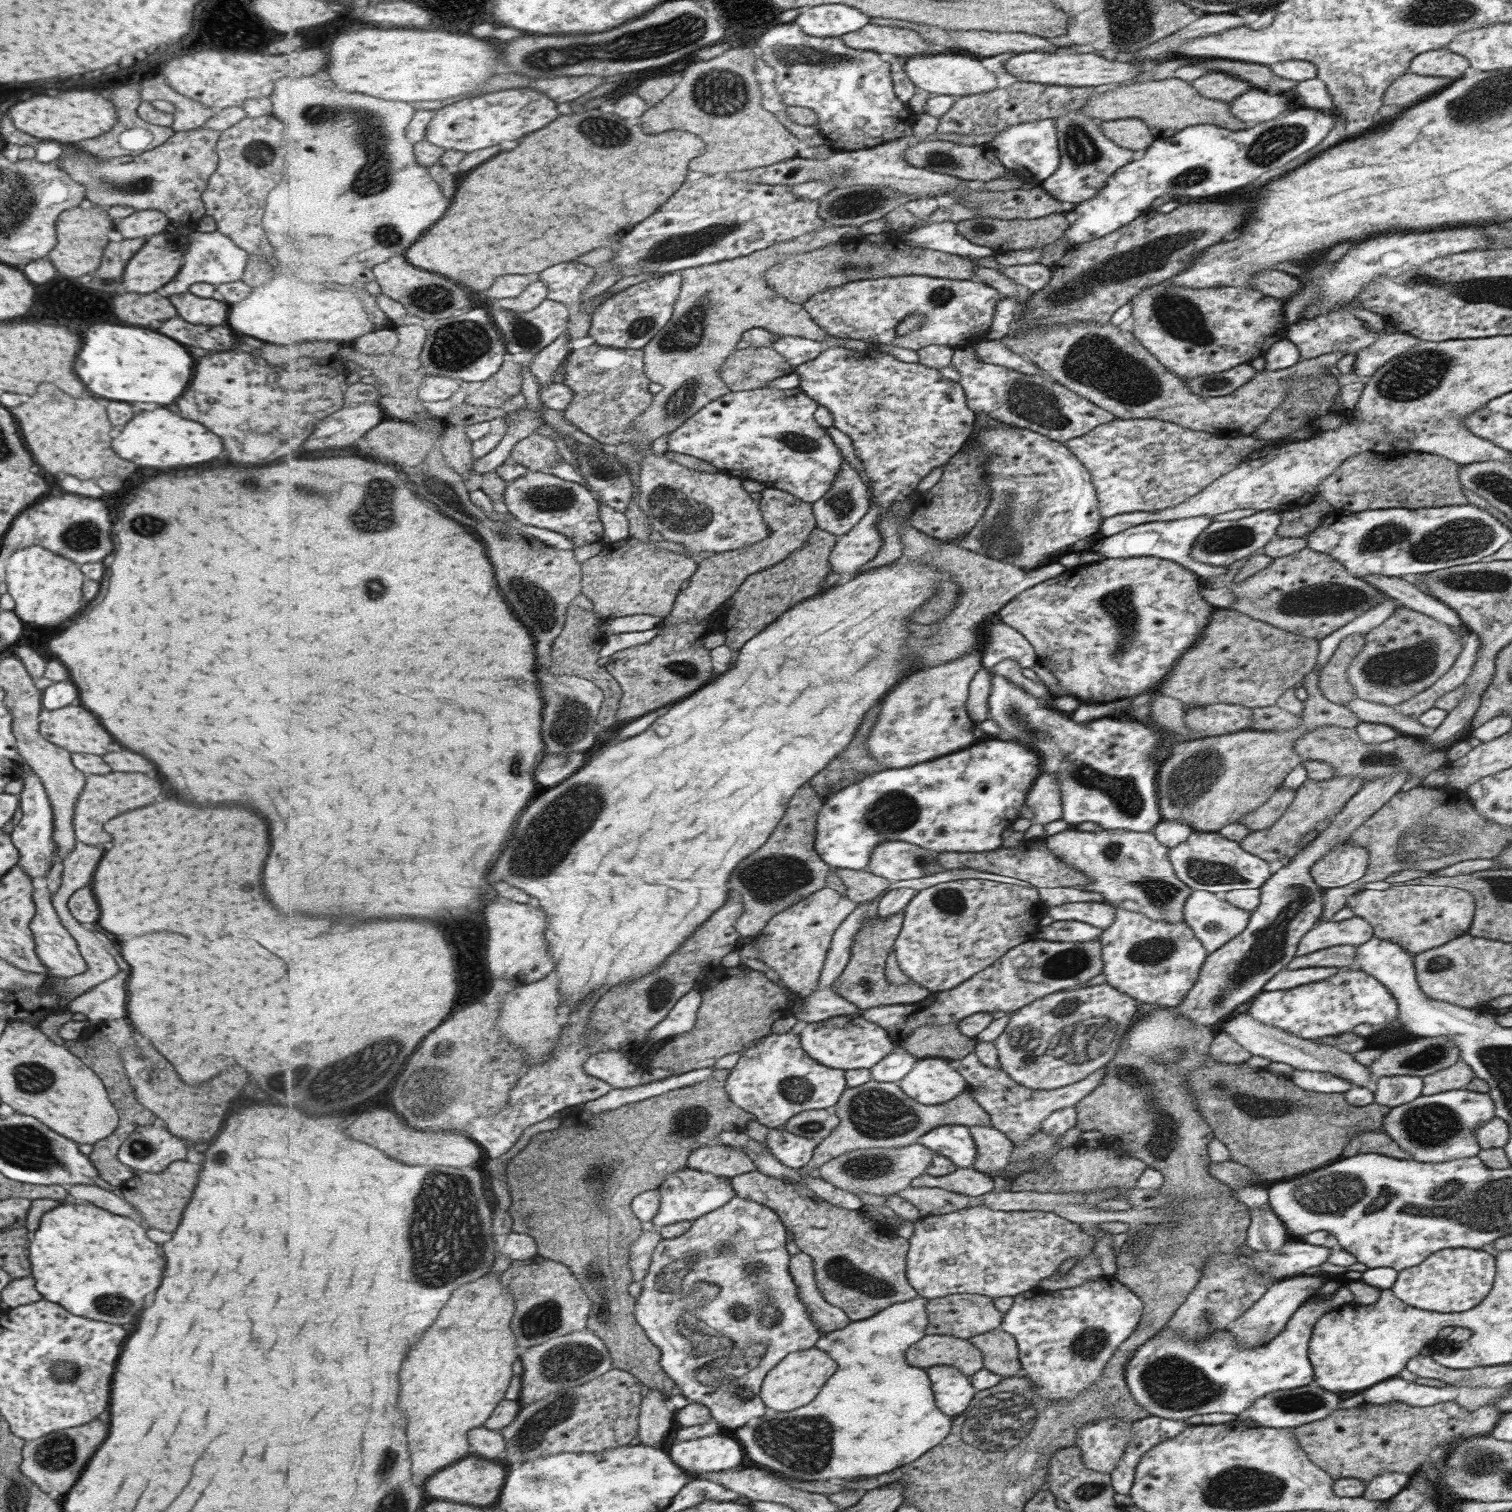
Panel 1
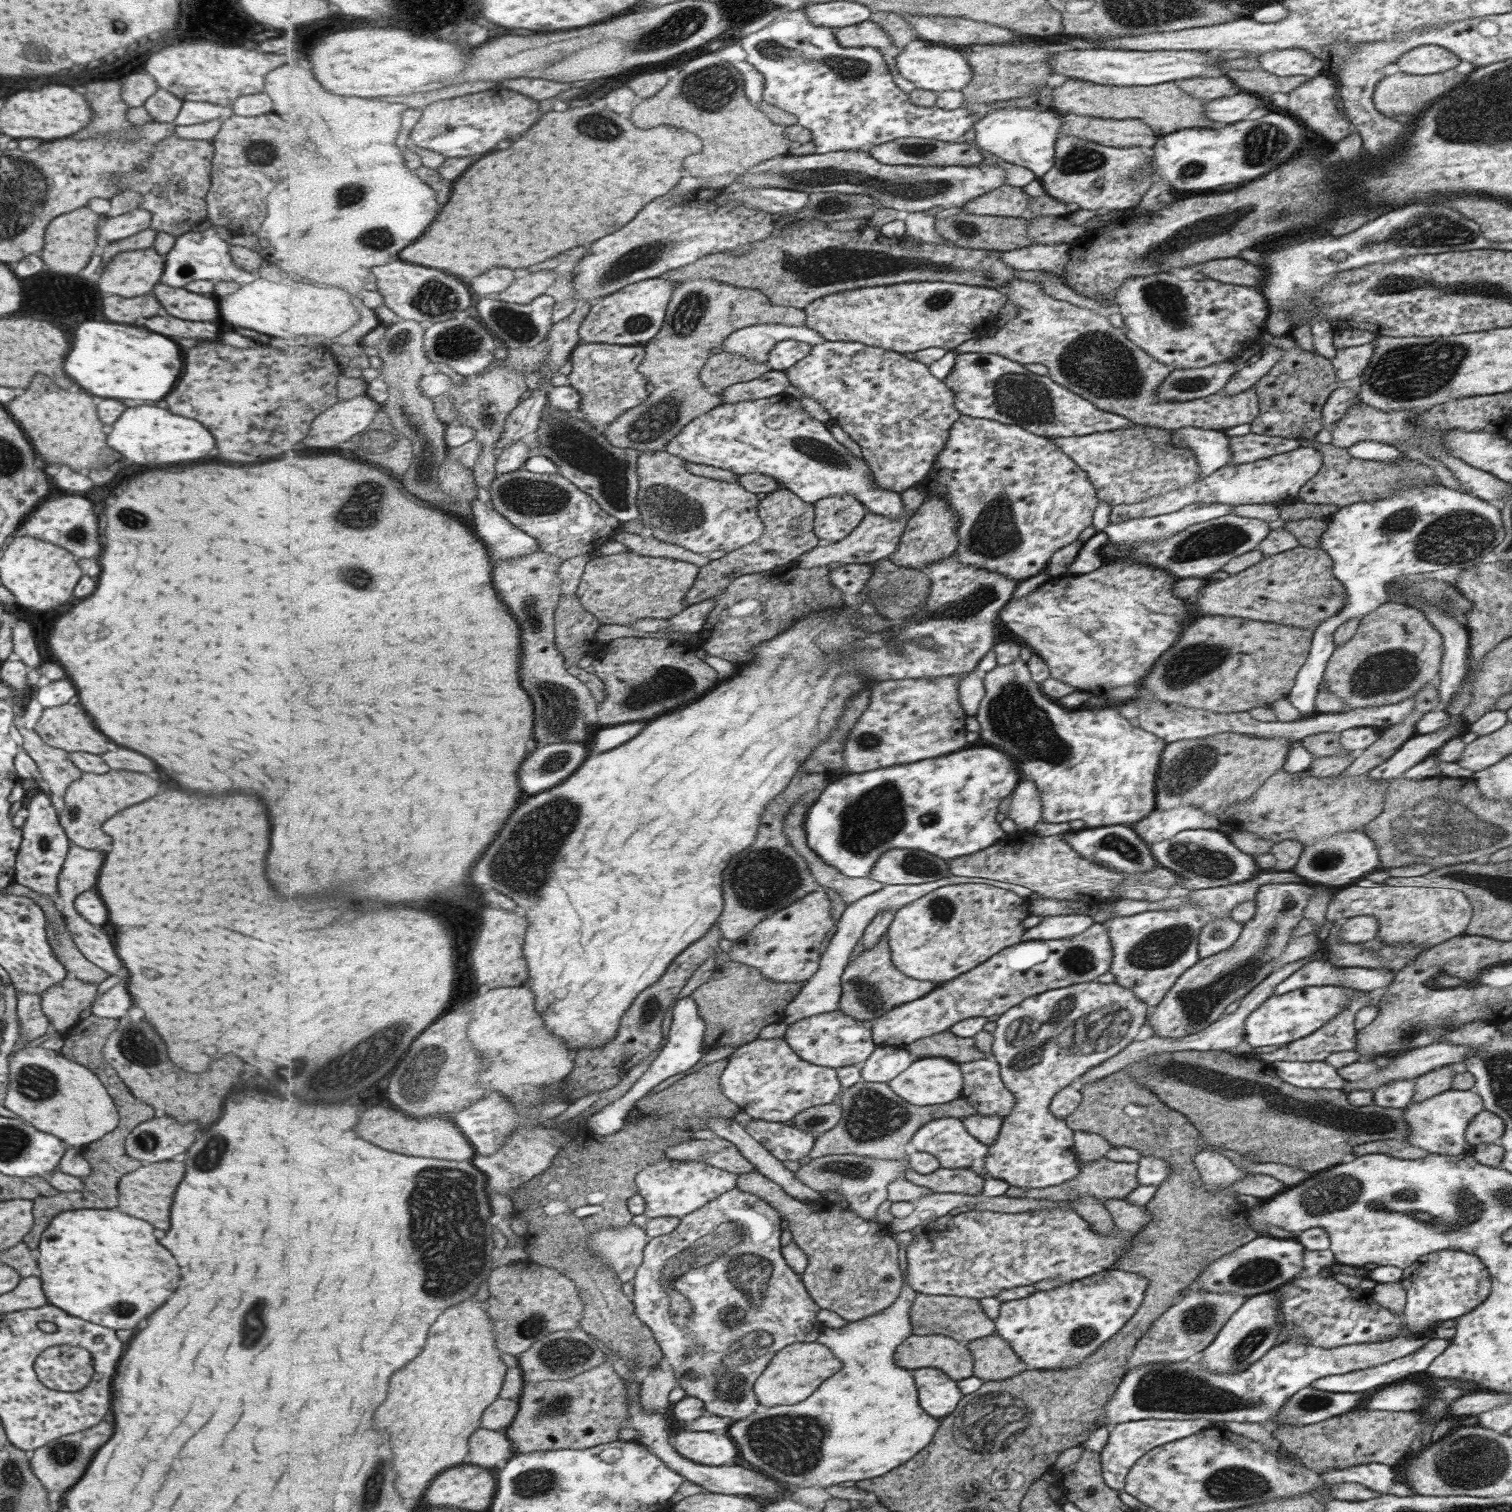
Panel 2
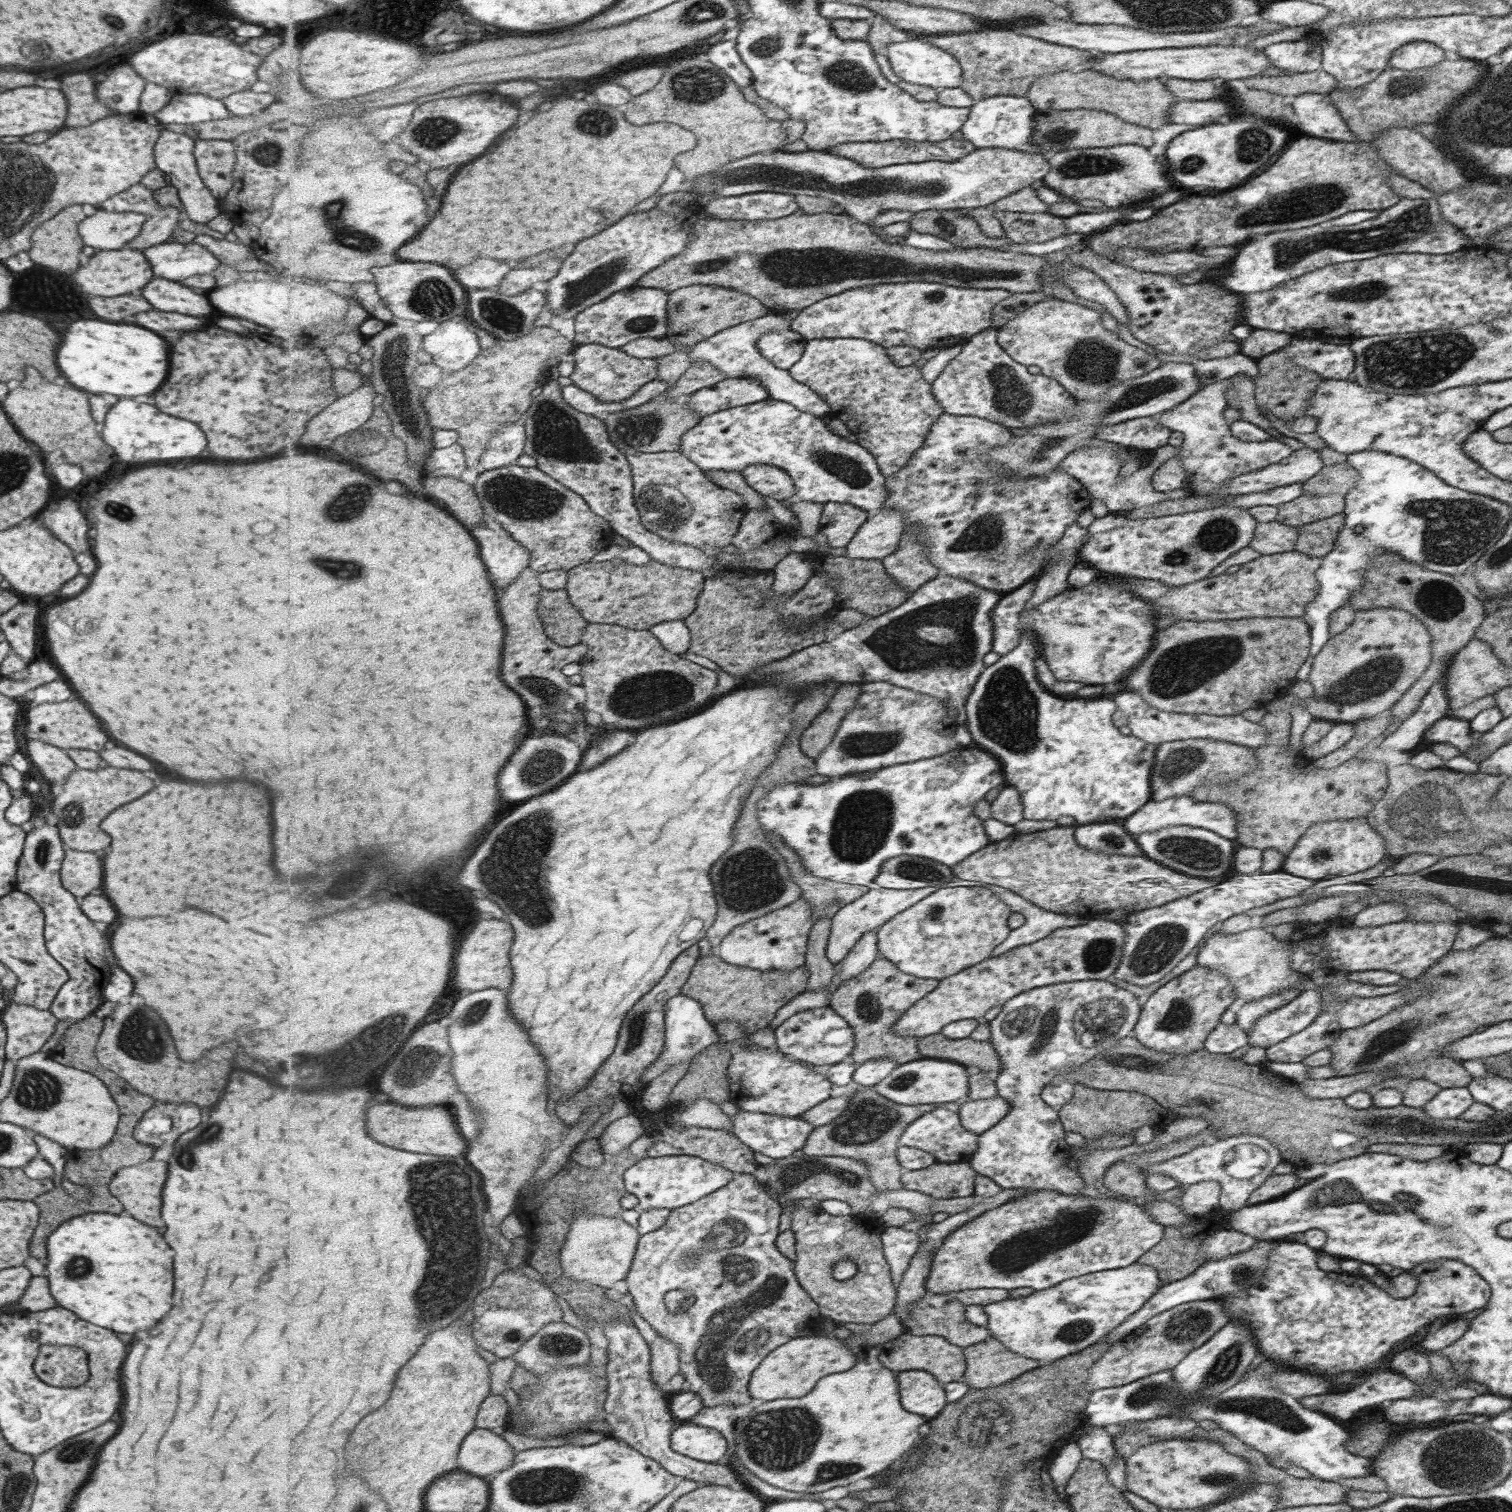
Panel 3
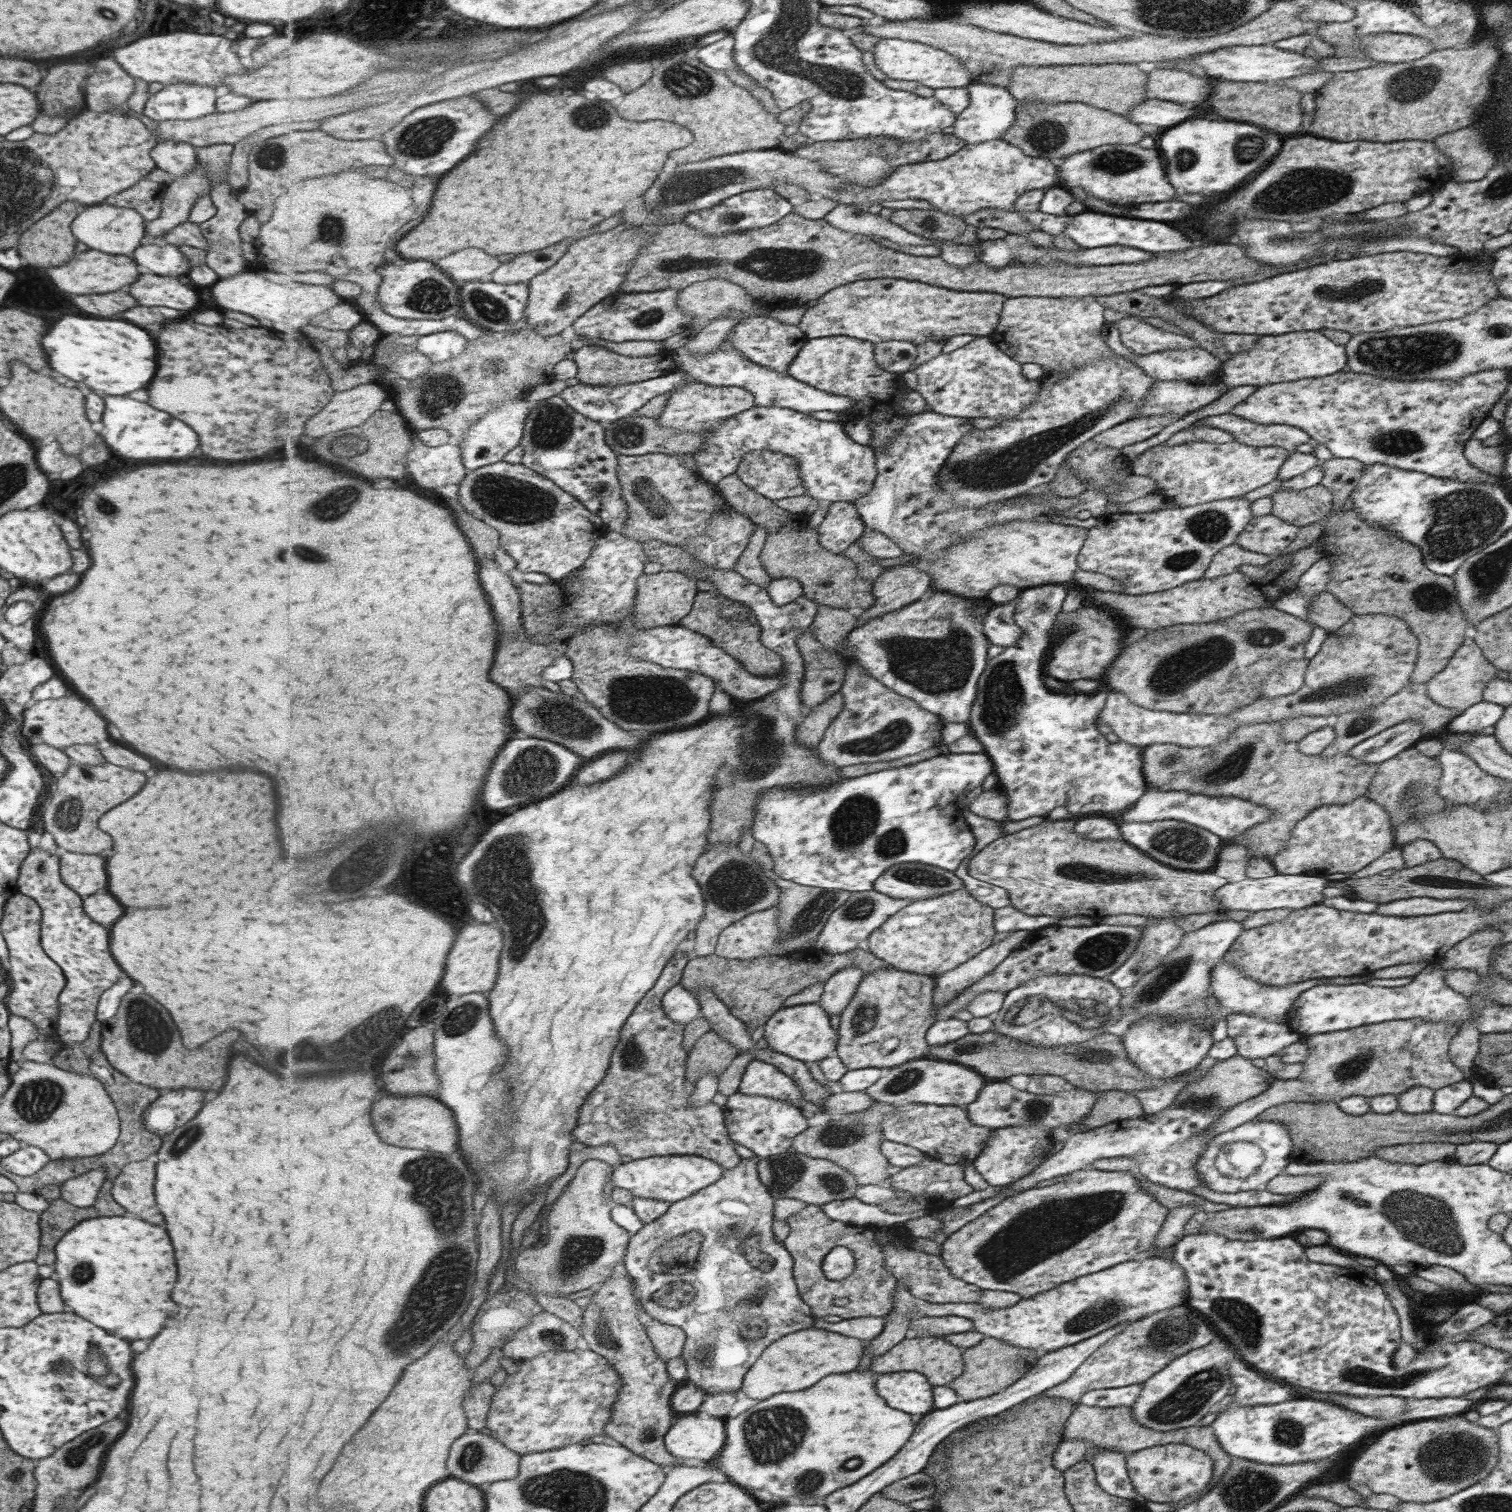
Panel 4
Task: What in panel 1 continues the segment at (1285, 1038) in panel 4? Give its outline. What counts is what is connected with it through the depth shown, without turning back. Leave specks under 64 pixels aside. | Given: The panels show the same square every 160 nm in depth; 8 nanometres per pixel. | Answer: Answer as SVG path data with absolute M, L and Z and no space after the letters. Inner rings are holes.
M1303 967L1295 970L1283 969L1276 972L1267 983L1264 984L1265 991L1287 990L1295 987L1301 987L1307 983L1316 983L1323 979L1329 979L1341 971L1346 971L1349 967L1335 968L1327 967Z

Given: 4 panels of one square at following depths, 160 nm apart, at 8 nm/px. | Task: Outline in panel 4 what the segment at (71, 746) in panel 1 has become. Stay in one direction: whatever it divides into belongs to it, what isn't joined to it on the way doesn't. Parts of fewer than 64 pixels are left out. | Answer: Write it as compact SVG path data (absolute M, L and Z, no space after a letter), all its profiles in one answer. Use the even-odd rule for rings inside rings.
M59 698L59 700L41 700L37 703L30 703L22 712L22 716L23 725L20 734L27 737L39 737L43 744L53 748L63 749L73 744L97 744L101 740L107 740L105 720L99 718L89 704L77 698Z

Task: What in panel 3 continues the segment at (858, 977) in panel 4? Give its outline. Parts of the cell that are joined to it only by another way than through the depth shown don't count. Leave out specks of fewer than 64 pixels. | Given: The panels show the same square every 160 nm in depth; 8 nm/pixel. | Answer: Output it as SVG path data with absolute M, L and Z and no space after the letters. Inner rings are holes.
M875 929L864 934L856 944L856 948L853 948L846 956L846 960L841 962L843 968L840 975L841 982L844 983L864 973L878 959L879 955L878 929Z

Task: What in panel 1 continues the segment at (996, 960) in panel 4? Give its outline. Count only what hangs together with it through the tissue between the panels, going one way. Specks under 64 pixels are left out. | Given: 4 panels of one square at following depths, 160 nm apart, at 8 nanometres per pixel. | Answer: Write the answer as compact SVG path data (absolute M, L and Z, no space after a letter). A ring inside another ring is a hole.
M1074 920L1053 921L1041 927L1035 938L1057 942L1087 942L1098 938L1101 931L1099 928Z

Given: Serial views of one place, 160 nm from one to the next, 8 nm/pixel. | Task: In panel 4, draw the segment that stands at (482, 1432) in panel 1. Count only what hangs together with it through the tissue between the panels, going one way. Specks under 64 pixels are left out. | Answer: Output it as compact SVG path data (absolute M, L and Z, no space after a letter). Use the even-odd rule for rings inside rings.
M474 1432L464 1434L456 1440L448 1460L448 1470L450 1476L485 1489L492 1483L516 1479L520 1474L521 1457L518 1452L510 1449L497 1437Z

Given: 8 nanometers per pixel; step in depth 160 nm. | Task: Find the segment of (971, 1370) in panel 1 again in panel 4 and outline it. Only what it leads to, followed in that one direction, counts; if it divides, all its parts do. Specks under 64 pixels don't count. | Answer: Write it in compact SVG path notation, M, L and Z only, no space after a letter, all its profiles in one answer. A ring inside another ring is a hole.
M935 1335L925 1338L905 1339L901 1344L894 1346L891 1352L879 1356L873 1362L873 1370L883 1372L883 1374L905 1372L905 1370L917 1371L928 1377L934 1387L945 1386L951 1383L953 1379L956 1379L961 1372L964 1372L961 1351L957 1345L951 1344L944 1337L936 1337Z

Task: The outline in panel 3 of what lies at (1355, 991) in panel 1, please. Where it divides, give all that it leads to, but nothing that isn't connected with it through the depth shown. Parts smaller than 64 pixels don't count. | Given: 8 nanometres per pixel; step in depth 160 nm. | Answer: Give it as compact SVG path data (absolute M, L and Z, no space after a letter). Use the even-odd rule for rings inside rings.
M1315 989L1301 991L1285 1006L1270 1010L1255 1019L1246 1039L1250 1047L1267 1049L1288 1039L1297 1032L1310 1028L1321 1008L1320 992Z

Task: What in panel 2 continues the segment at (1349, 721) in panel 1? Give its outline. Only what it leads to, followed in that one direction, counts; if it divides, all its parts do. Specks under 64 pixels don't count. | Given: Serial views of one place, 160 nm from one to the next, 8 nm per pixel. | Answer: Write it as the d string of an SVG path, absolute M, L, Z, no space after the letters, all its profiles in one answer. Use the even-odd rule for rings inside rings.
M1230 732L1222 733L1222 735L1223 742L1231 742L1231 752L1217 756L1207 776L1201 778L1197 786L1189 788L1181 796L1183 805L1194 806L1205 814L1217 814L1217 816L1222 807L1247 800L1249 796L1257 792L1269 776L1281 770L1287 758L1287 748L1291 744L1291 739L1287 737L1268 739Z

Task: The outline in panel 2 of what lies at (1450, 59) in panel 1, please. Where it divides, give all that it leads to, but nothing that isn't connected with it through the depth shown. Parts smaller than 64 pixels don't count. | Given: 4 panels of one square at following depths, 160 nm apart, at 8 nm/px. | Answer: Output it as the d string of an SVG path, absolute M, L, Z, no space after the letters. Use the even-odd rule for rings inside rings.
M1419 45L1397 58L1401 73L1408 75L1435 75L1455 68L1458 59L1450 50L1437 45Z

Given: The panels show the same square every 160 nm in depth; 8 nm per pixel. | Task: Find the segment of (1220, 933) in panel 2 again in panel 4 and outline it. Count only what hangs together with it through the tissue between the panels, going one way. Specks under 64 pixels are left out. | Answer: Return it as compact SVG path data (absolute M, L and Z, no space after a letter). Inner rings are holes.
M1224 956L1220 962L1216 964L1211 972L1211 993L1216 997L1221 1006L1231 1010L1231 1013L1241 1013L1246 1015L1255 1015L1266 1019L1273 1019L1279 1023L1283 1020L1283 1016L1288 1011L1288 1008L1293 1004L1293 1001L1303 992L1315 985L1320 984L1359 984L1365 983L1372 978L1372 974L1362 976L1335 976L1333 978L1309 978L1300 983L1279 985L1279 986L1265 986L1259 984L1255 979L1246 977L1237 967L1229 964Z

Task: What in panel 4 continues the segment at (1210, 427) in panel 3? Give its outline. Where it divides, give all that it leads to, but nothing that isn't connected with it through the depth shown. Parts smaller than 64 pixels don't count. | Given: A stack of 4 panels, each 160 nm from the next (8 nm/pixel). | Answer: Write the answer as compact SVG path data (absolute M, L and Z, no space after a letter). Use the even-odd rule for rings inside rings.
M1163 415L1150 416L1145 418L1131 418L1121 424L1116 424L1113 428L1108 428L1107 431L1100 432L1099 435L1095 435L1092 439L1086 440L1085 443L1094 442L1104 446L1104 450L1113 449L1119 452L1123 446L1127 444L1133 444L1134 442L1141 442L1161 432L1165 424ZM1233 440L1231 443L1193 441L1152 446L1131 461L1131 473L1155 480L1157 491L1181 507L1193 507L1216 500L1241 496L1275 479L1289 452L1281 447L1254 447Z

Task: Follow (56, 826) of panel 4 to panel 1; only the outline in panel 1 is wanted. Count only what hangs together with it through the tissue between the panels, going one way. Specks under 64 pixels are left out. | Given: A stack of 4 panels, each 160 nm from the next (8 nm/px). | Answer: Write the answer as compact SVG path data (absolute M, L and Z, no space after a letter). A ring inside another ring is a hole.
M109 772L105 776L87 776L83 792L79 793L74 806L72 816L74 841L79 840L83 844L111 842L111 838L103 832L103 824L97 824L97 822L107 822L121 812L151 804L159 792L161 792L159 782L147 778L145 774L139 774L139 772L135 772L135 774L133 772Z

